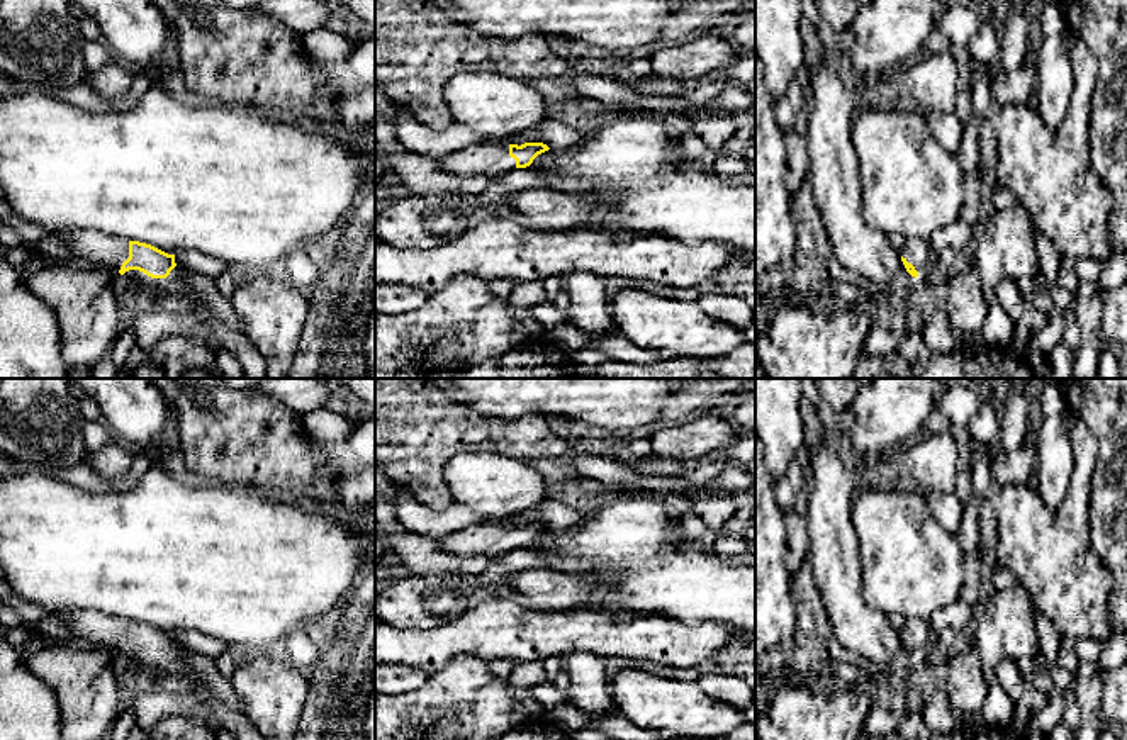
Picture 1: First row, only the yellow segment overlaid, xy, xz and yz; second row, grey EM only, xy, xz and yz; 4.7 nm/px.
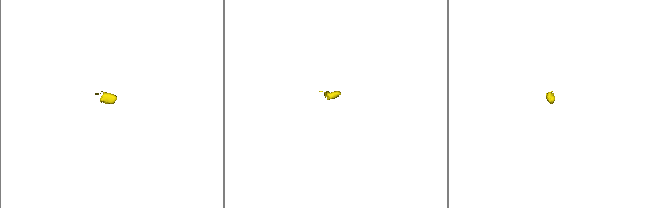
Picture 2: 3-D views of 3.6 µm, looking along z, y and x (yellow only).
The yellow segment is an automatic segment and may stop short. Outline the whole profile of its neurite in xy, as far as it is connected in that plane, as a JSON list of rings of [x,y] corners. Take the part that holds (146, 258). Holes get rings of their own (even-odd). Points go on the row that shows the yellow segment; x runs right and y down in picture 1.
[[[51,231],[70,249],[80,265],[104,266],[122,275],[124,282],[146,297],[160,290],[173,292],[187,300],[202,302],[224,326],[243,333],[243,321],[231,299],[224,297],[216,278],[175,263],[168,255],[151,244],[107,236],[97,231]]]

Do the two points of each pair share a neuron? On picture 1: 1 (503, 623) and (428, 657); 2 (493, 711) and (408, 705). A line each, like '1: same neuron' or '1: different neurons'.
1: same neuron
2: same neuron

